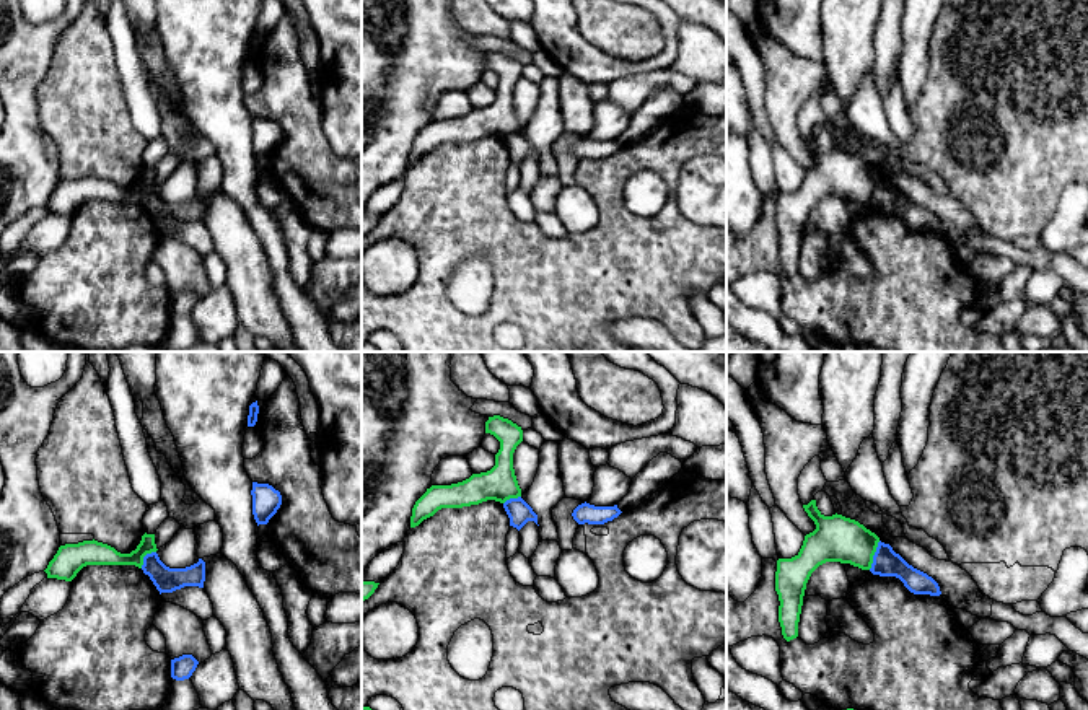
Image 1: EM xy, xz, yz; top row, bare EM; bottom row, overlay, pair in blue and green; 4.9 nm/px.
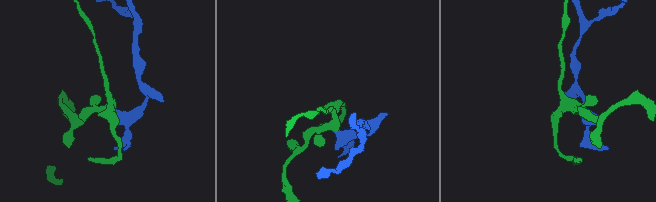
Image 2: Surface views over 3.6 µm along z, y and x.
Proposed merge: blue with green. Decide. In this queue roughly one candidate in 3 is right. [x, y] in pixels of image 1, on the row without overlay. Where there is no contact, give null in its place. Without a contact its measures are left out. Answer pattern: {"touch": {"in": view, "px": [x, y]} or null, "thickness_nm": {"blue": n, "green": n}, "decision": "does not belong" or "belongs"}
{"touch": {"in": "yz", "px": [873, 191]}, "thickness_nm": {"blue": 140, "green": 220}, "decision": "does not belong"}

